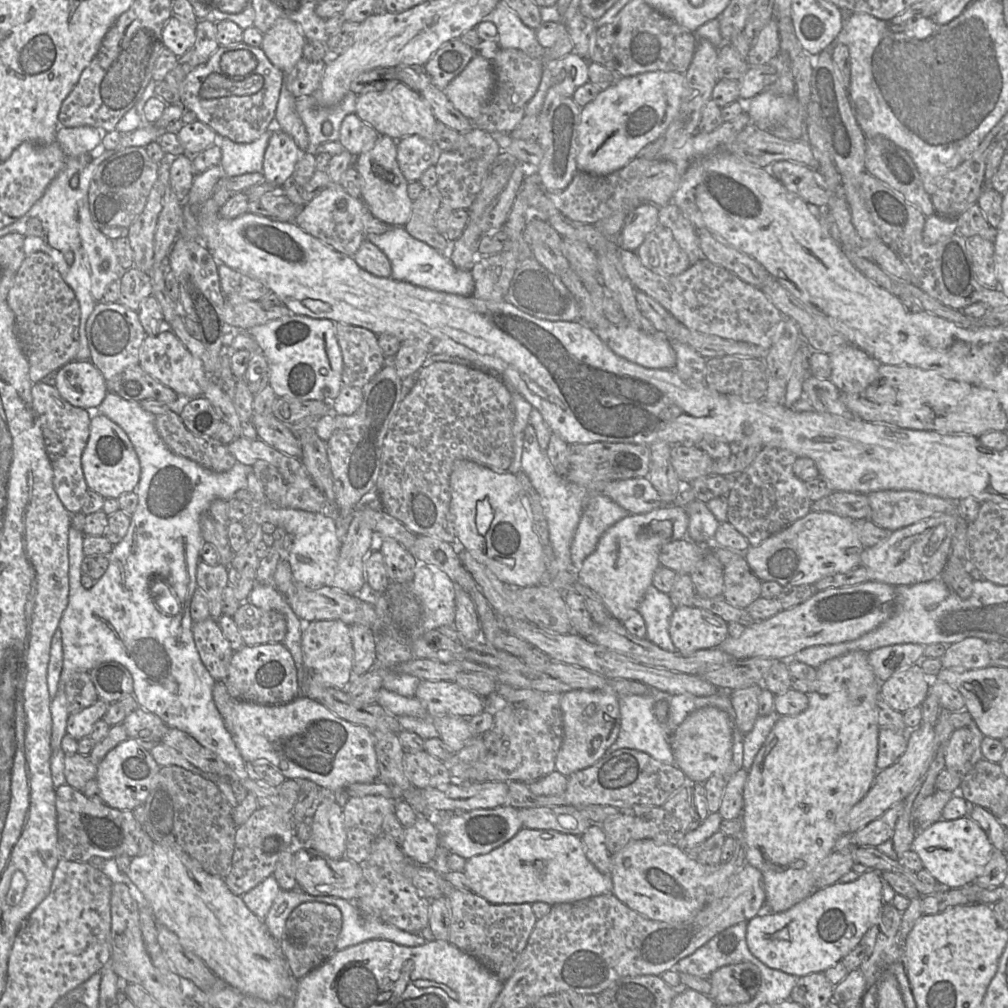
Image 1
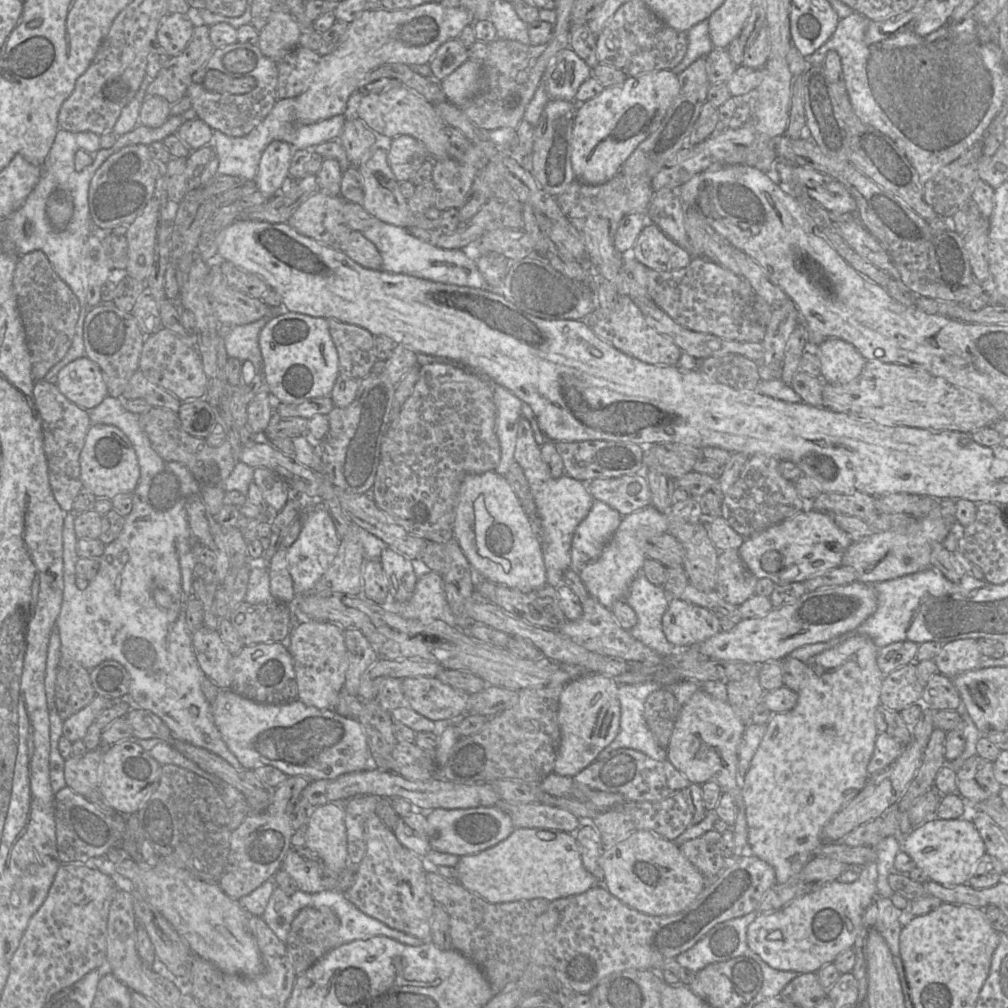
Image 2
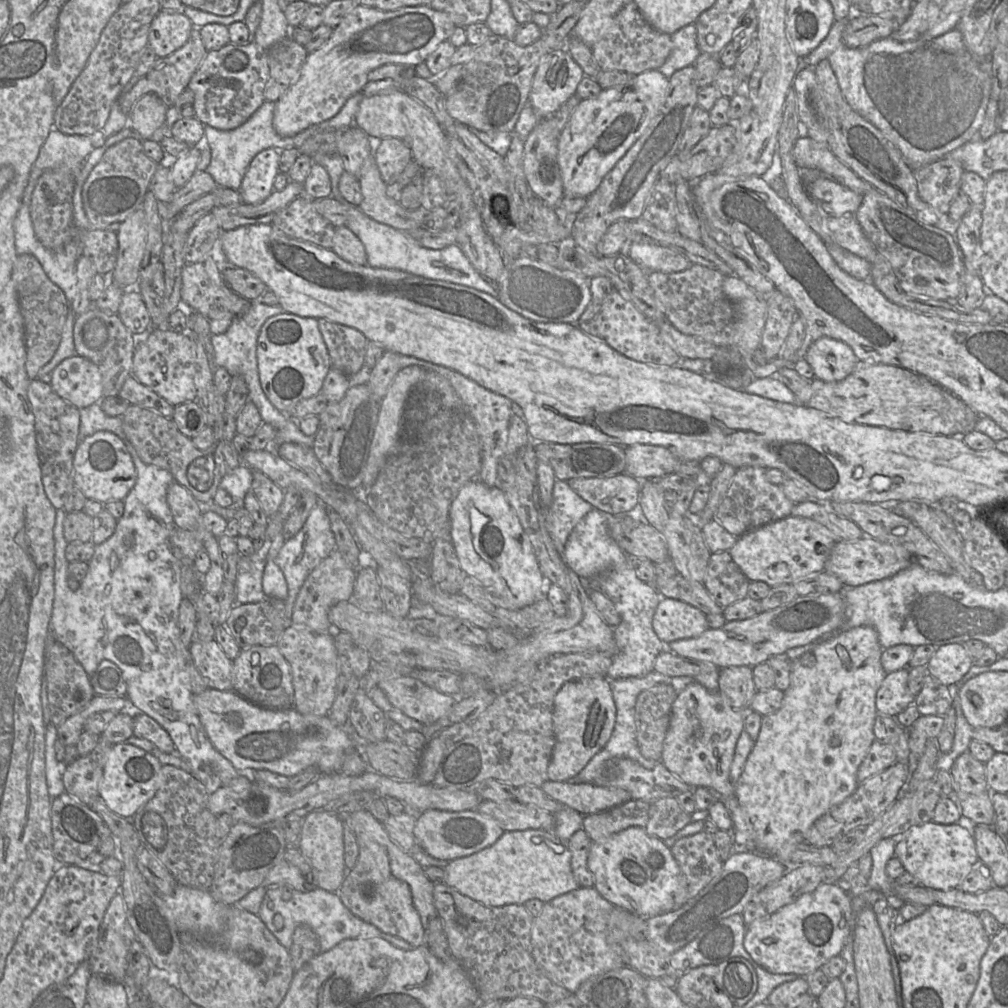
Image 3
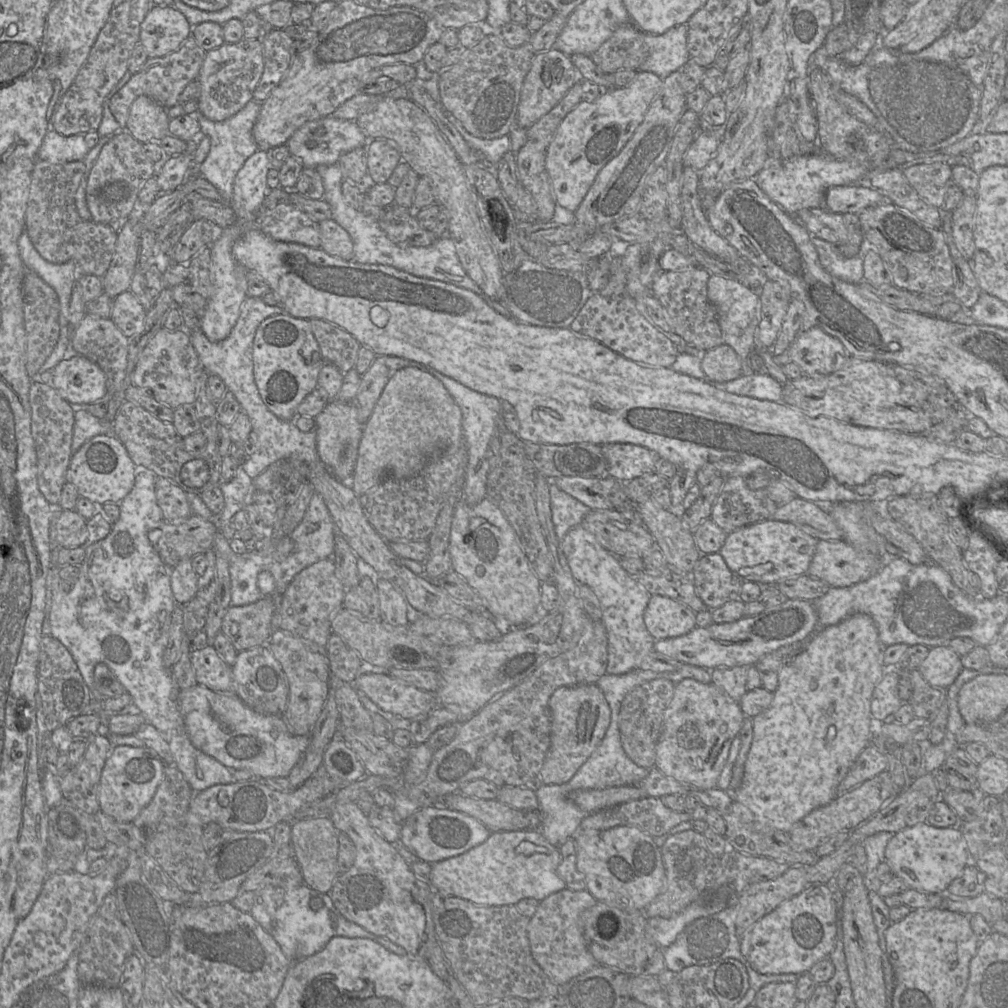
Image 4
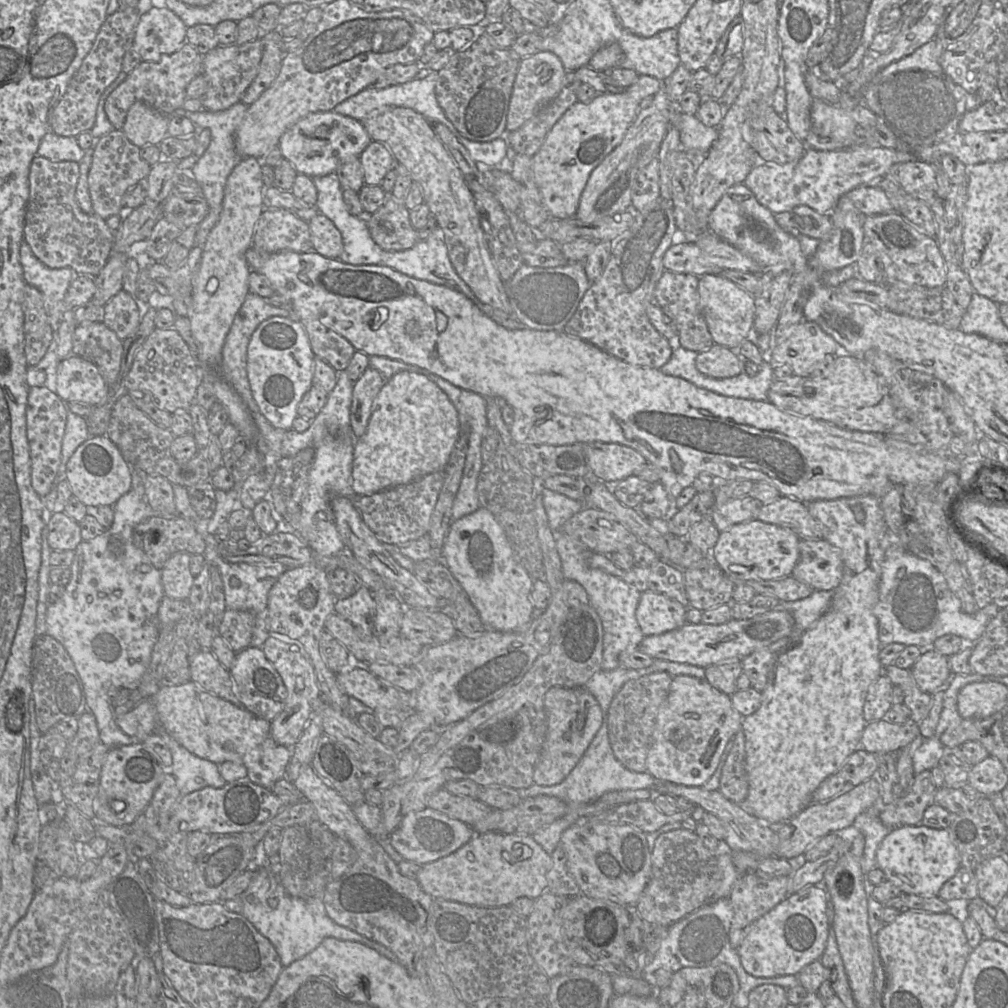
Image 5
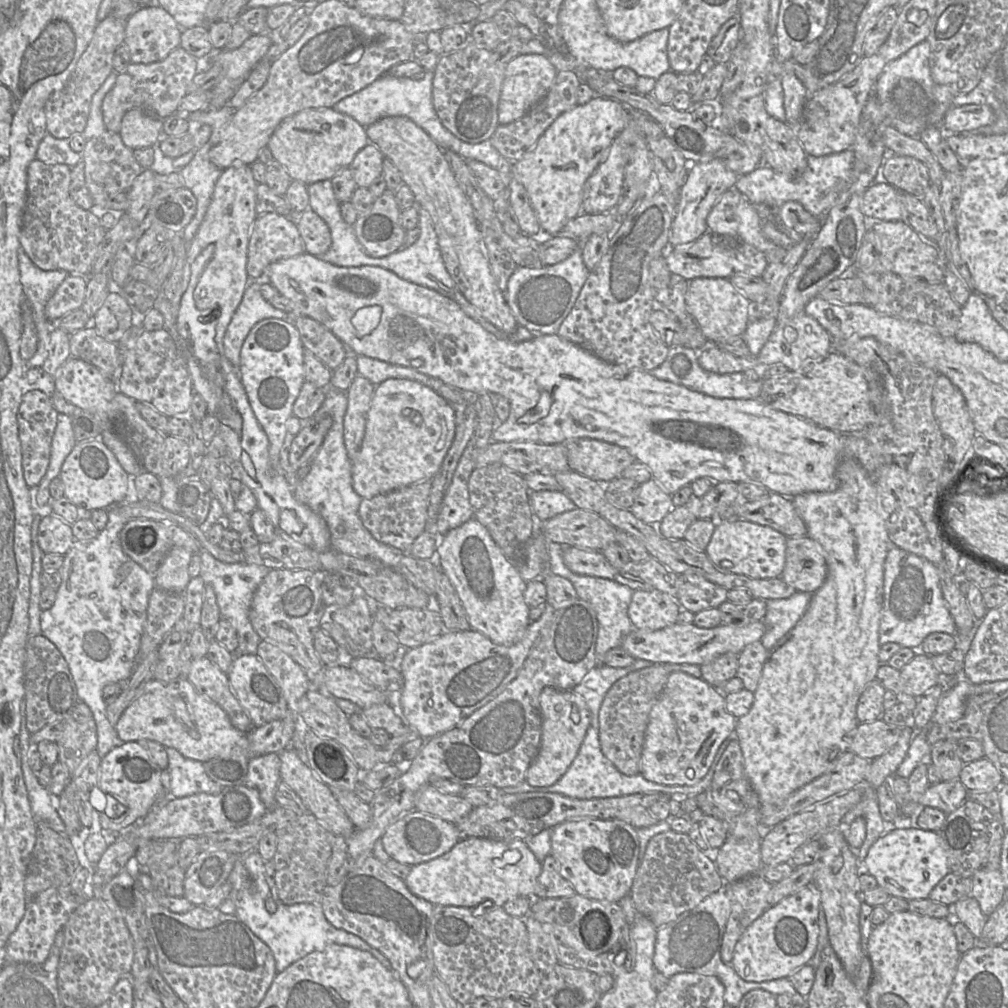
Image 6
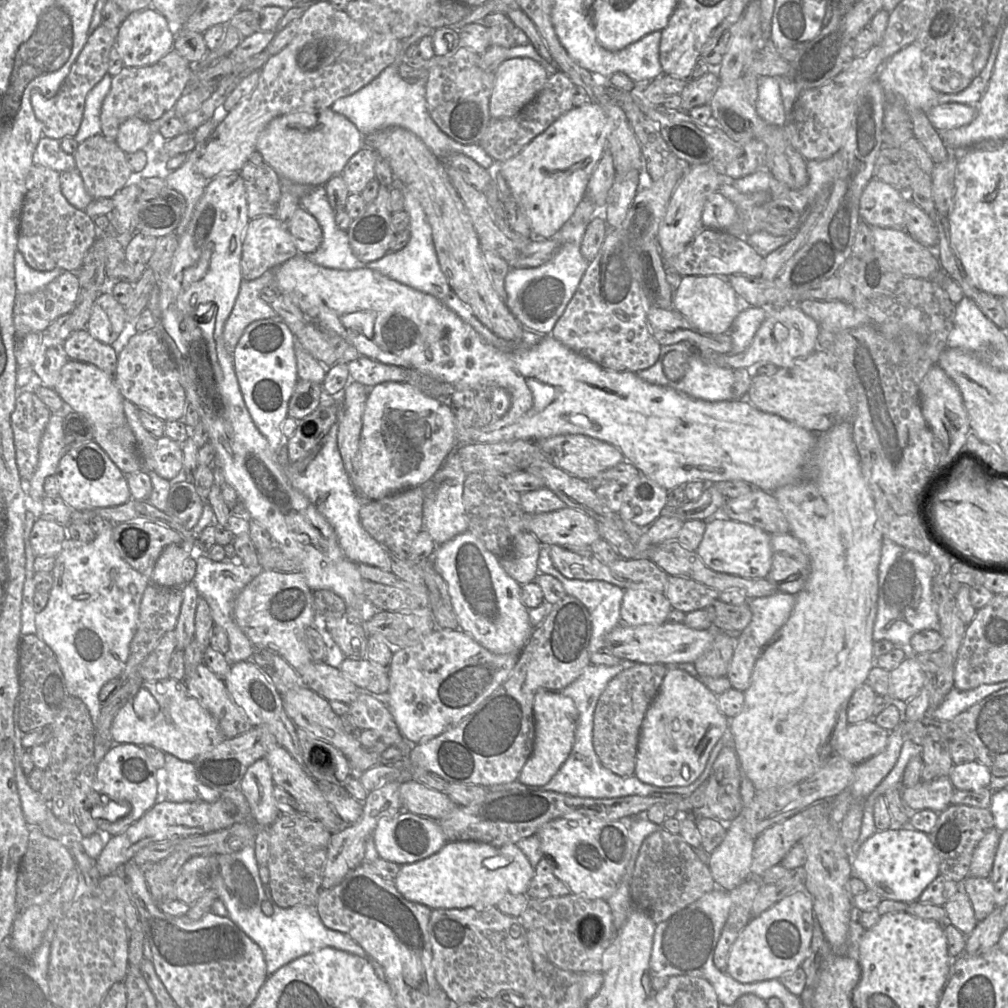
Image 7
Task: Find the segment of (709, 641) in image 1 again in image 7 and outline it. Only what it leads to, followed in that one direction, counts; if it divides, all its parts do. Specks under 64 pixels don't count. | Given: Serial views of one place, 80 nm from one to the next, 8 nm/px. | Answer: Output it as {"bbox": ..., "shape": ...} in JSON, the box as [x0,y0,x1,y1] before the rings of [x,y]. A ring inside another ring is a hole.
{"bbox":[620,588,672,625],"shape":[[[646,588],[624,590],[620,607],[622,624],[660,625],[667,621],[672,606],[663,592]]]}

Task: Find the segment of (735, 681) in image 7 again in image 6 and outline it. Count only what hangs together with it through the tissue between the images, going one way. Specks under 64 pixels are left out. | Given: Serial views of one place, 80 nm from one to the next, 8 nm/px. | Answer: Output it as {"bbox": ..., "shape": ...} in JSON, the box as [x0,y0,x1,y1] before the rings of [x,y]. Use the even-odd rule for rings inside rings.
{"bbox":[736,641,769,692],"shape":[[[760,641],[748,644],[738,654],[736,677],[742,680],[745,689],[751,692],[757,689],[768,654],[769,650]]]}

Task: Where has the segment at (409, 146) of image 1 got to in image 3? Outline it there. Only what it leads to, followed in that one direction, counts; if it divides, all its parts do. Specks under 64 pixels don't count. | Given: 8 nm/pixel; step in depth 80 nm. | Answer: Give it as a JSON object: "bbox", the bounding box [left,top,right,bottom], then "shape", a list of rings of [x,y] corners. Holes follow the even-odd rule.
{"bbox":[374,138,413,184],"shape":[[[399,138],[381,139],[374,152],[381,177],[386,184],[393,184],[410,161],[413,160],[410,148]]]}

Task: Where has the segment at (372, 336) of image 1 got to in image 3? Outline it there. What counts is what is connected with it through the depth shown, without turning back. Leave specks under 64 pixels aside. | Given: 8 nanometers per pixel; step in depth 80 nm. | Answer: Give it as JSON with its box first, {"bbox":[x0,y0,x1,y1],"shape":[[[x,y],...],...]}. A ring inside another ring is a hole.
{"bbox":[318,318,369,376],"shape":[[[319,318],[318,326],[329,353],[331,368],[346,376],[360,371],[369,342],[366,336],[356,328],[326,318]]]}

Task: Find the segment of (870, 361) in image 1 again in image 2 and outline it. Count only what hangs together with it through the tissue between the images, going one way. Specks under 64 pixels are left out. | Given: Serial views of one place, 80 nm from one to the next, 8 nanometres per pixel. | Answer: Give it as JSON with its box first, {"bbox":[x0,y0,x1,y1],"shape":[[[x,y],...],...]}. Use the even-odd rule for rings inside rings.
{"bbox":[811,338,866,385],"shape":[[[828,338],[816,347],[811,347],[821,362],[824,383],[844,385],[856,379],[866,364],[866,359],[849,342]]]}

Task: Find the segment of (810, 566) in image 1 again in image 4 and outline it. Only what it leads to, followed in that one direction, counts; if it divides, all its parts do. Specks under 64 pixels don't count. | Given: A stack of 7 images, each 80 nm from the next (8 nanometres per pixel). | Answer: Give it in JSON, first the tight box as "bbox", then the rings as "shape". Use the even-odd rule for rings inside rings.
{"bbox":[718,520,818,586],"shape":[[[763,520],[728,533],[718,552],[729,569],[743,581],[768,586],[807,574],[818,541],[790,522]]]}

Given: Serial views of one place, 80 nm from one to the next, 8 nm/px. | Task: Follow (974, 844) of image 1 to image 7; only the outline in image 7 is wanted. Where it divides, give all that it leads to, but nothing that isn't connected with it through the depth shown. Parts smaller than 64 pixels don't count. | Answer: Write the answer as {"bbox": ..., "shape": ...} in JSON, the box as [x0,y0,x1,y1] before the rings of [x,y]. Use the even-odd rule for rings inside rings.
{"bbox":[851,829,940,903],"shape":[[[915,829],[877,831],[861,845],[851,865],[853,876],[860,878],[869,890],[876,892],[882,899],[905,903],[917,901],[924,889],[940,875],[939,859],[929,835]]]}

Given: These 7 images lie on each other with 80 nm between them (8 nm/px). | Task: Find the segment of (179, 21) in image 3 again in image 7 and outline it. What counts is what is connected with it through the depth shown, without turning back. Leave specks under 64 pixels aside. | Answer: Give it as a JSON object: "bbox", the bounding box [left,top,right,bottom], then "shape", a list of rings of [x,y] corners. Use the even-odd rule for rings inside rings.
{"bbox":[115,5,180,67],"shape":[[[151,5],[130,13],[118,27],[115,48],[122,58],[124,67],[145,67],[158,62],[173,49],[180,24],[170,25],[168,20]]]}

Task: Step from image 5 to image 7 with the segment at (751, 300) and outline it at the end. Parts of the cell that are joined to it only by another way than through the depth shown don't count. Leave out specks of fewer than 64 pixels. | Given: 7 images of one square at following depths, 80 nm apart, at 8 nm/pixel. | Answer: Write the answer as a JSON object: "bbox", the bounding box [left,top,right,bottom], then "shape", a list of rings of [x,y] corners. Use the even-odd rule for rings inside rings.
{"bbox":[668,271,740,334],"shape":[[[668,271],[668,281],[673,287],[672,307],[684,315],[705,334],[726,334],[730,331],[740,310],[738,295],[725,279],[728,276],[684,276]]]}

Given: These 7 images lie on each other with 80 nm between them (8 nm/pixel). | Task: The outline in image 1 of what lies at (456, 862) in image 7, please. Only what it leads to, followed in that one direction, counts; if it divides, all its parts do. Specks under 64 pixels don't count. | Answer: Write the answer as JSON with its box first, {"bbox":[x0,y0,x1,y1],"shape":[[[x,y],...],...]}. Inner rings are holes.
{"bbox":[463,828,613,905],"shape":[[[521,828],[510,840],[492,851],[466,859],[463,872],[471,891],[493,904],[520,904],[538,901],[555,905],[602,894],[613,894],[611,875],[601,873],[586,857],[580,836],[556,830]]]}

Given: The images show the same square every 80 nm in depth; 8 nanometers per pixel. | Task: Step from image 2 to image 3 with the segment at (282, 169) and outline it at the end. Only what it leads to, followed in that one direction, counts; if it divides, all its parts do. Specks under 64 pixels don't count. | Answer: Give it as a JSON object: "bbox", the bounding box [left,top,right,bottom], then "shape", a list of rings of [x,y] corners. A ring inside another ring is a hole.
{"bbox":[239,148,280,204],"shape":[[[275,148],[265,149],[252,159],[239,188],[243,203],[259,204],[270,196],[279,160],[280,150]]]}

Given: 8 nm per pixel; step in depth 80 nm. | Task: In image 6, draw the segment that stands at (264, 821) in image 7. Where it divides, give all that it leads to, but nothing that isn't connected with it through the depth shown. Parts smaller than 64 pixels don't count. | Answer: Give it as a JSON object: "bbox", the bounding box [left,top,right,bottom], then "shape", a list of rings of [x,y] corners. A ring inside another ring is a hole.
{"bbox":[245,753,280,809],"shape":[[[269,753],[256,756],[248,763],[245,784],[259,792],[259,796],[267,809],[276,806],[275,790],[280,778],[279,753]]]}

